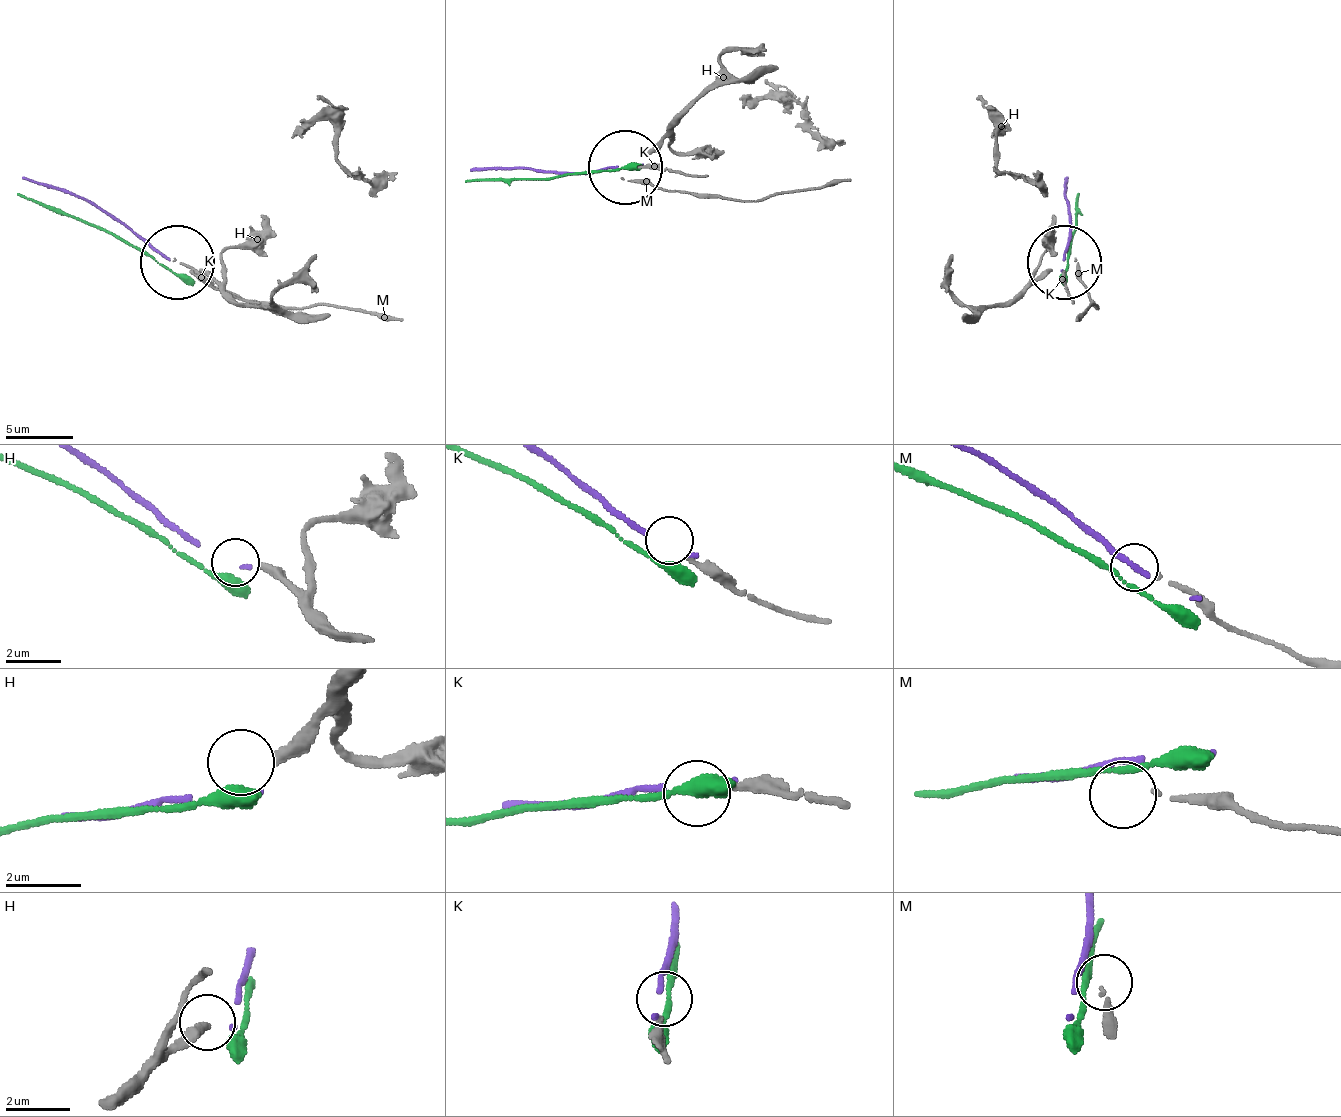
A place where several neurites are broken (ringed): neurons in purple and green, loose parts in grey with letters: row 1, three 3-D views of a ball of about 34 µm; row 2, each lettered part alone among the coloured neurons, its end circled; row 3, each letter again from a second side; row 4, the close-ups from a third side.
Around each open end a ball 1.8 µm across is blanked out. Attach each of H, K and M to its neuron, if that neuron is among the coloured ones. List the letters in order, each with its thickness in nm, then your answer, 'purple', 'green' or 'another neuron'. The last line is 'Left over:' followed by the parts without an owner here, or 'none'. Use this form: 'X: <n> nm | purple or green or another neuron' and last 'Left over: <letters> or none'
H: 340 nm | another neuron
K: 240 nm | another neuron
M: 100 nm | another neuron
Left over: H, K, M

